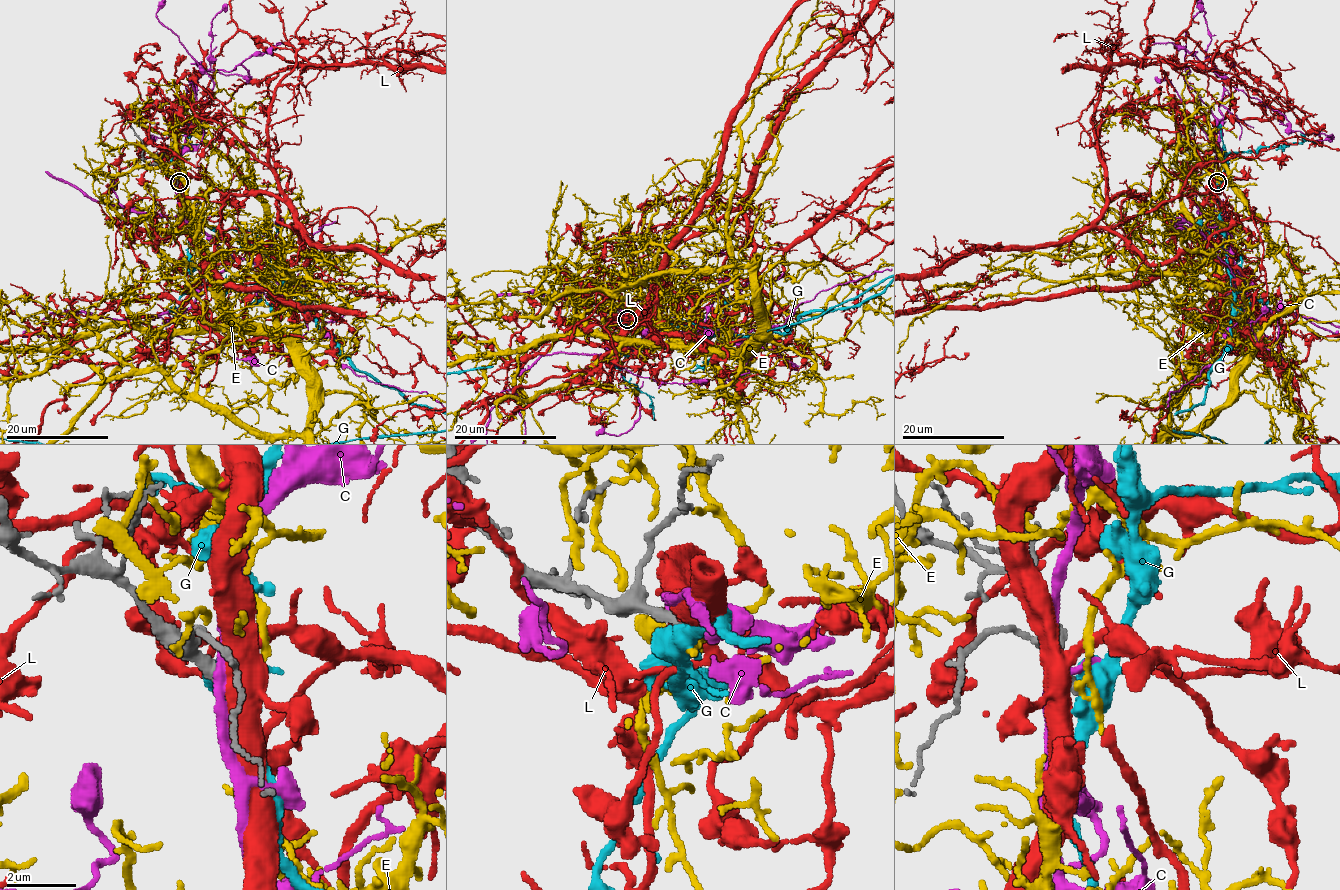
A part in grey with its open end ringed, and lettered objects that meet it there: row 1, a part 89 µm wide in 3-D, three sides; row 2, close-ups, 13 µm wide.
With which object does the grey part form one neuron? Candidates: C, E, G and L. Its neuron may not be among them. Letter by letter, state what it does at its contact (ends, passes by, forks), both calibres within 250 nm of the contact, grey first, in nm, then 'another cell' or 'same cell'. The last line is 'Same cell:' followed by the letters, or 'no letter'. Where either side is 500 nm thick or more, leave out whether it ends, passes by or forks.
C: it forks | 480/240 nm | another cell
E: it passes by | 320/200 nm | another cell
G: 400/650 nm | another cell
L: it forks | 440/480 nm | another cell
Same cell: no letter

